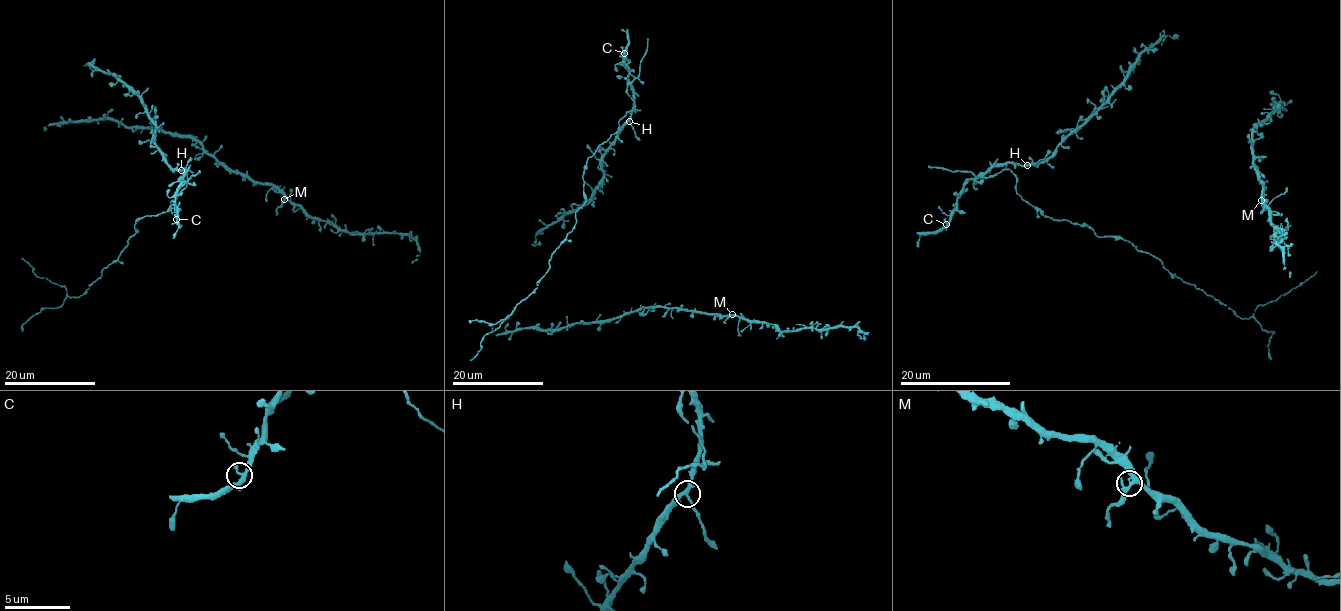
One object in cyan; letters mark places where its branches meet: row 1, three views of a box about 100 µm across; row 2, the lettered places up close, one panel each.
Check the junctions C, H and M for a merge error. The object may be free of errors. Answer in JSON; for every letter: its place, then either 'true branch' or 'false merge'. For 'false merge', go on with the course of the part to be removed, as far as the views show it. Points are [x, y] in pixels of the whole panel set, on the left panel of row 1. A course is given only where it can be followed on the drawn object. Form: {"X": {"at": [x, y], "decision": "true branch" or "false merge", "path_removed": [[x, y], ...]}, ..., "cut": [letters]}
{"C": {"at": [176, 219], "decision": "true branch"}, "H": {"at": [181, 170], "decision": "true branch"}, "M": {"at": [284, 199], "decision": "false merge", "path_removed": [[284, 199], [277, 215]]}, "cut": ["M"]}

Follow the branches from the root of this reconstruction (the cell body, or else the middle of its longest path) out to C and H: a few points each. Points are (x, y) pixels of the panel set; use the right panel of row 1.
C: (1138, 60), (1123, 84), (1048, 157), (1025, 165), (993, 164), (972, 178), (946, 224)
H: (1138, 60), (1123, 84), (1048, 157), (1027, 165)

